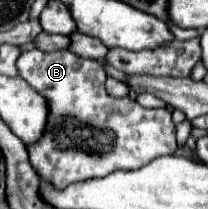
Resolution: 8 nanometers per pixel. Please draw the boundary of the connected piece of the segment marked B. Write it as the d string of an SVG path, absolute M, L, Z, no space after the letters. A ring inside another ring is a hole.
M37 48L23 52L17 62L19 76L39 94L47 98L49 104L49 118L43 130L43 136L37 144L27 146L29 162L33 170L39 174L43 182L55 184L57 190L67 188L73 182L89 180L89 178L103 178L115 170L135 170L157 156L173 154L177 150L175 140L175 124L171 120L169 108L143 108L129 96L125 98L111 98L105 90L105 66L101 62L79 58L71 50L57 50L57 52L41 52Z

